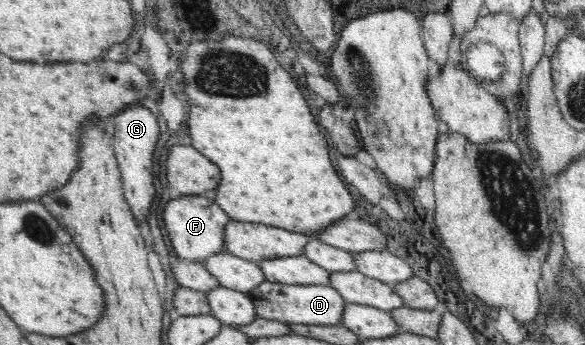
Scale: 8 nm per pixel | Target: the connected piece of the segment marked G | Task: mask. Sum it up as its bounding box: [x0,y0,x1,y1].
[112,104,159,231]

